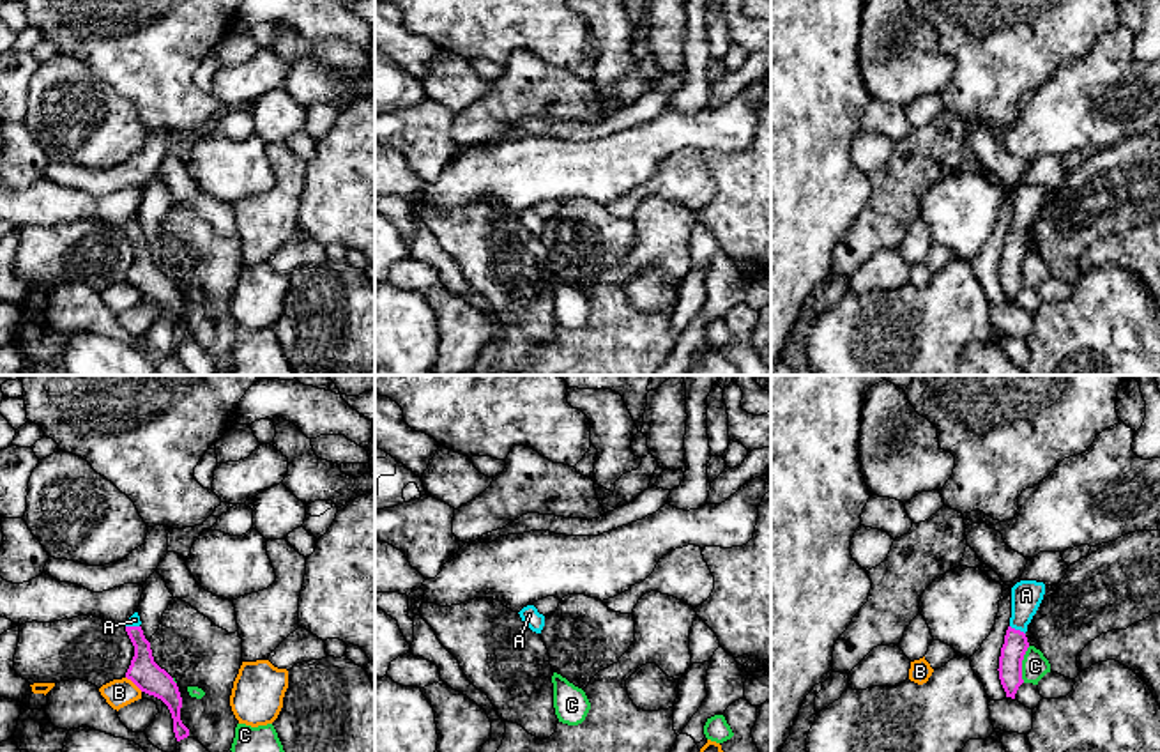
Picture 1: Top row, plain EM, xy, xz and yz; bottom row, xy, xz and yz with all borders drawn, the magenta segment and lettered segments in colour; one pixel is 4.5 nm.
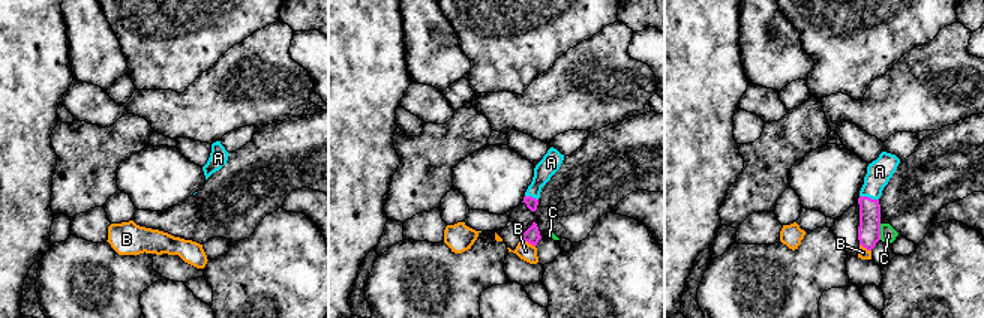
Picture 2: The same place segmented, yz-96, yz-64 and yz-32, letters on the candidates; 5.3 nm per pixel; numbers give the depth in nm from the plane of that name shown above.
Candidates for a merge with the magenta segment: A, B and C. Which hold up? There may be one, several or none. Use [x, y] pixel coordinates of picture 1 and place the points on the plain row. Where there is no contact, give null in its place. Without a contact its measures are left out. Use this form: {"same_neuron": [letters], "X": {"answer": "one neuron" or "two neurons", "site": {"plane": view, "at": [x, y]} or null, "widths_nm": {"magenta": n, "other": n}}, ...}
{"same_neuron": ["A"], "A": {"answer": "one neuron", "site": {"plane": "yz", "at": [1017, 234]}, "widths_nm": {"magenta": 110, "other": 140}}, "B": {"answer": "two neurons", "site": {"plane": "xy", "at": [135, 287]}, "widths_nm": {"magenta": 140, "other": 130}}, "C": {"answer": "two neurons", "site": {"plane": "yz", "at": [1021, 268]}, "widths_nm": {"magenta": 110, "other": 120}}}

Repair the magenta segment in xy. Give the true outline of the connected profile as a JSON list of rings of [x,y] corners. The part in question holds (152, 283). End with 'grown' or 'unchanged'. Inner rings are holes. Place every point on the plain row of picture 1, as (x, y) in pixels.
[[[134,216],[126,230],[126,235],[134,249],[134,260],[126,276],[141,295],[161,303],[173,322],[173,336],[177,345],[189,340],[189,333],[180,324],[182,301],[173,281],[161,272],[152,260],[150,246],[145,242],[138,216]]]; grown

